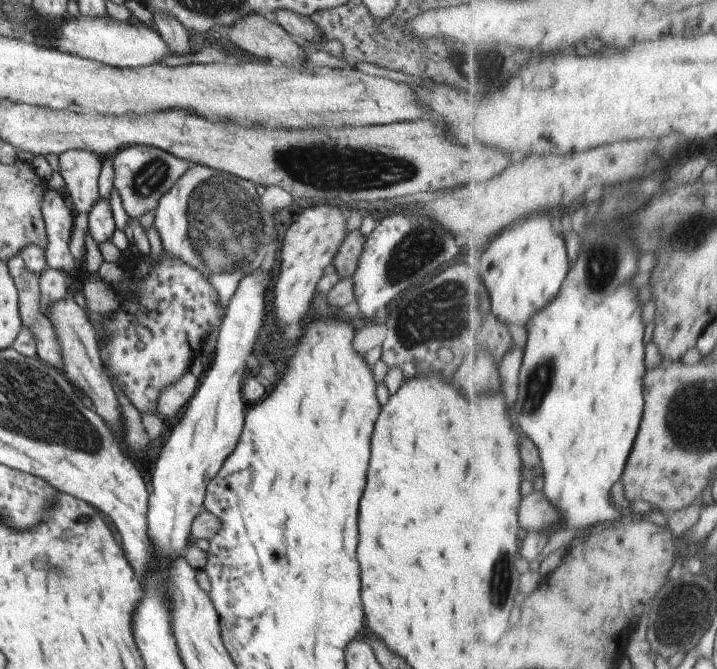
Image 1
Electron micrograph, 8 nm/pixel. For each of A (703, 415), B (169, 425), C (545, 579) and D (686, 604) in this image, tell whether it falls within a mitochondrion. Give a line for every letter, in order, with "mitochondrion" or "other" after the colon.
A: mitochondrion
B: other
C: other
D: mitochondrion

